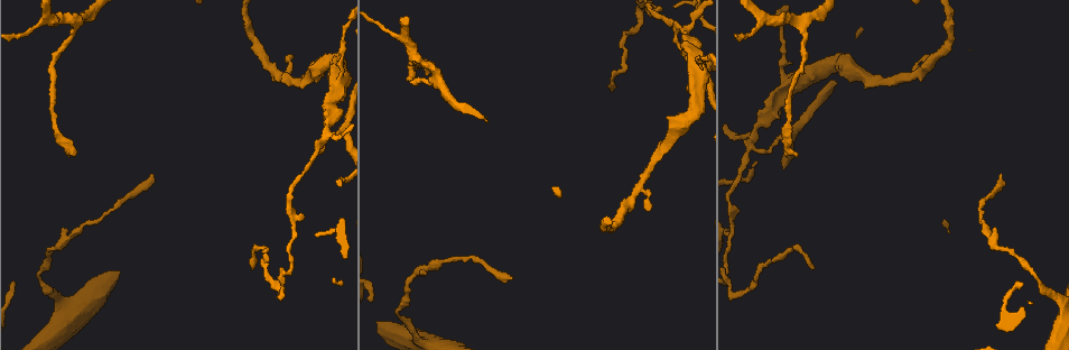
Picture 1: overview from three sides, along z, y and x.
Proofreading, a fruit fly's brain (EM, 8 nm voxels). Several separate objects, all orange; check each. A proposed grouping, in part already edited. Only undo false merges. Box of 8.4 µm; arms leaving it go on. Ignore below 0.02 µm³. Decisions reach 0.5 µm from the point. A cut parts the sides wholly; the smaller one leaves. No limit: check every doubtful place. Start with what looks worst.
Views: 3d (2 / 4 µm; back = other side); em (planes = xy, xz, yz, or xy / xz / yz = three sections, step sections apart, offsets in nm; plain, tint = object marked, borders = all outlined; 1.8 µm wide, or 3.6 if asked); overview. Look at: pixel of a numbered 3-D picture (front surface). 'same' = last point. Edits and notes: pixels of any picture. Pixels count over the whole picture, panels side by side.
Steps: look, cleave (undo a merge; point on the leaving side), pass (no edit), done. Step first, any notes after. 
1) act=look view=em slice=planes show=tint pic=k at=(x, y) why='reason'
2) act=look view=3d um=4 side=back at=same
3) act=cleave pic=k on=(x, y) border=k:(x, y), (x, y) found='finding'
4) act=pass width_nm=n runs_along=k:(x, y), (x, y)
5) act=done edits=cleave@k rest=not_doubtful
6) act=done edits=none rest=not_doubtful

act=look view=em slice=planes show=tint pic=1 at=(753, 145) why='sudden change in width'

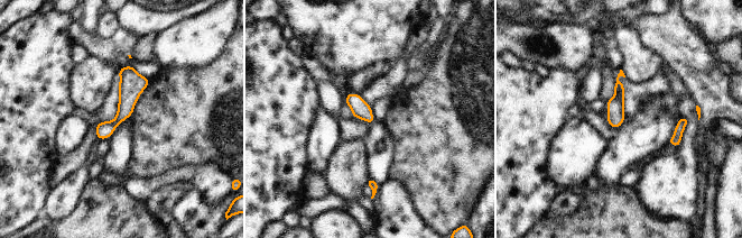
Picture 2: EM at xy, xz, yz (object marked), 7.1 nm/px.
act=cleave pic=2 on=(104, 129) width_nm=130 border=2:(110, 121), (116, 126) found='a second neuron is stuck on'

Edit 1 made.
act=look view=3d um=4 pic=1 at=(405, 43) why='sudden change in width'

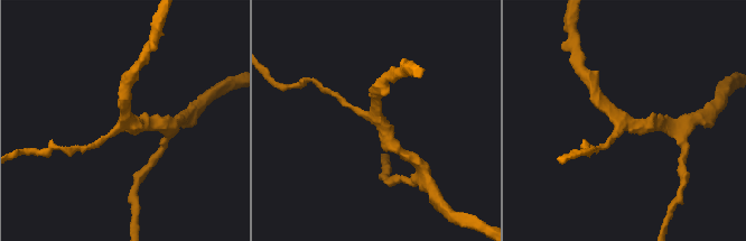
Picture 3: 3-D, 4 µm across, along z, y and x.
act=look view=em um=3.6 slice=planes show=tint pic=3 at=(380, 121) why='now the EM'

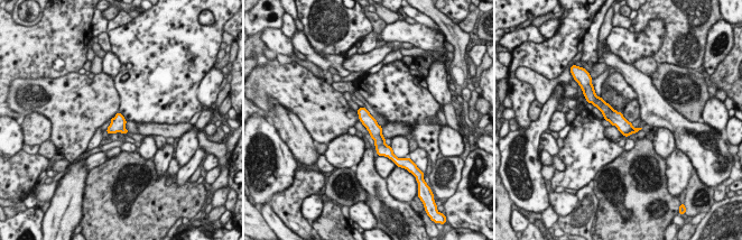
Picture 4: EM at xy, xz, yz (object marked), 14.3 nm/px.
act=pass width_nm=200 found='continuous, no second neuron'

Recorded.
act=look view=em slice=xy step=4 show=tint pic=1 at=(439, 74) why='branch point'

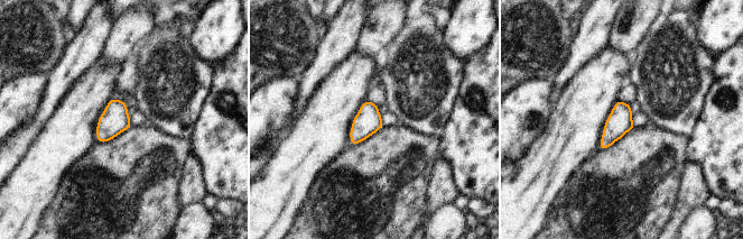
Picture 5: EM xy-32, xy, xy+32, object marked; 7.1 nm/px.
act=look view=em slice=planes show=tint at=same why='another direction'

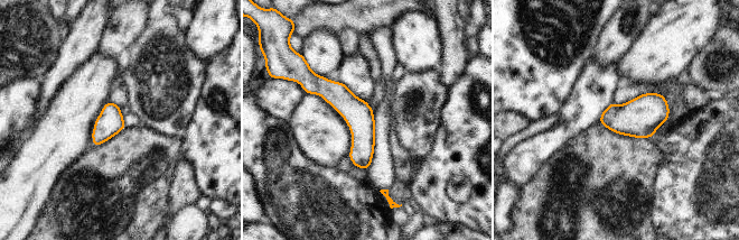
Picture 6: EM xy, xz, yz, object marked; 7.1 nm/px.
act=pass runs_along=6:(310, 86), (361, 121), (365, 166) found='continuous, no second neuron'

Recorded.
act=look view=em slice=yz step=4 show=tint pic=1 at=(738, 292) why='abrupt turn'

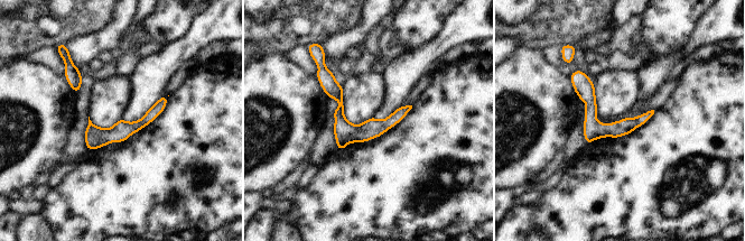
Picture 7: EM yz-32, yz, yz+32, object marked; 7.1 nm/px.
act=look view=em slice=planes show=borders at=same why='cut it another way'

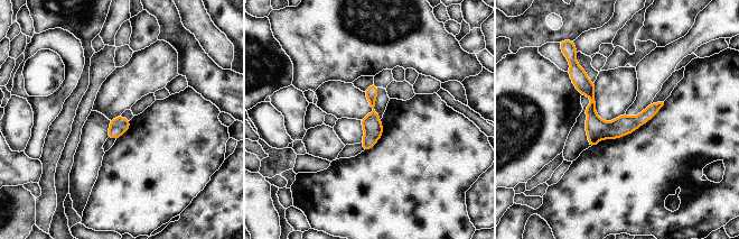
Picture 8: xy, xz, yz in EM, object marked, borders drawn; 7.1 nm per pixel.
act=pass runs_along=8:(578, 69), (602, 126), (657, 106) found='continuous, no second neuron'

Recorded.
act=done edits=cleave@2 rest=not_doubtful

